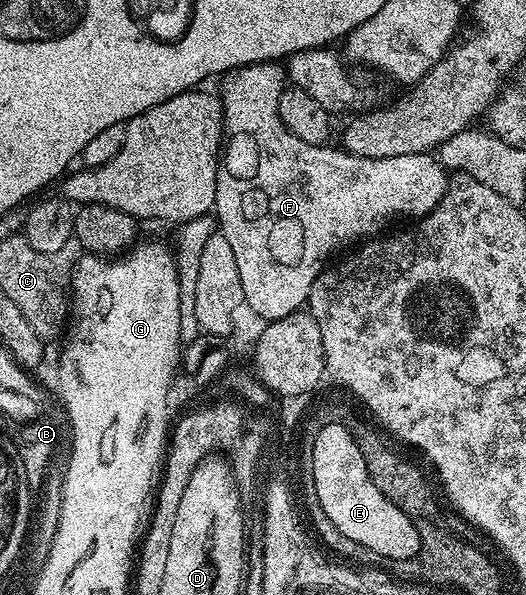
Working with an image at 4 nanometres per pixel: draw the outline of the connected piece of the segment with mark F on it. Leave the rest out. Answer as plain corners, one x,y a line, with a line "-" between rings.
279,63
247,64
241,68
233,68
223,77
223,80
224,85
218,89
218,95
221,104
224,105
224,139
222,141
220,169
216,175
214,216
218,221
218,232
225,236
226,240
230,242
231,249
234,250
239,277
242,278
242,291
245,294
247,311
261,316
261,321
267,322
286,318
292,312
301,311
308,303
310,286
314,286
314,278
318,278
318,274
324,271
329,263
328,255
331,252
338,251
343,244
348,244
351,240
364,242
375,237
381,231
379,228
383,226
384,220
390,219
391,216
396,220
402,219
403,216
423,218
428,213
433,212
438,206
438,202
442,202
442,198
447,194
450,187
450,176
446,169
440,165
439,159
435,155
419,152
418,154
398,154
398,158
362,158
345,152
338,146
328,148
329,146
307,144
302,142
302,138
290,134
290,130
284,125
280,117
280,96
286,87
286,72

